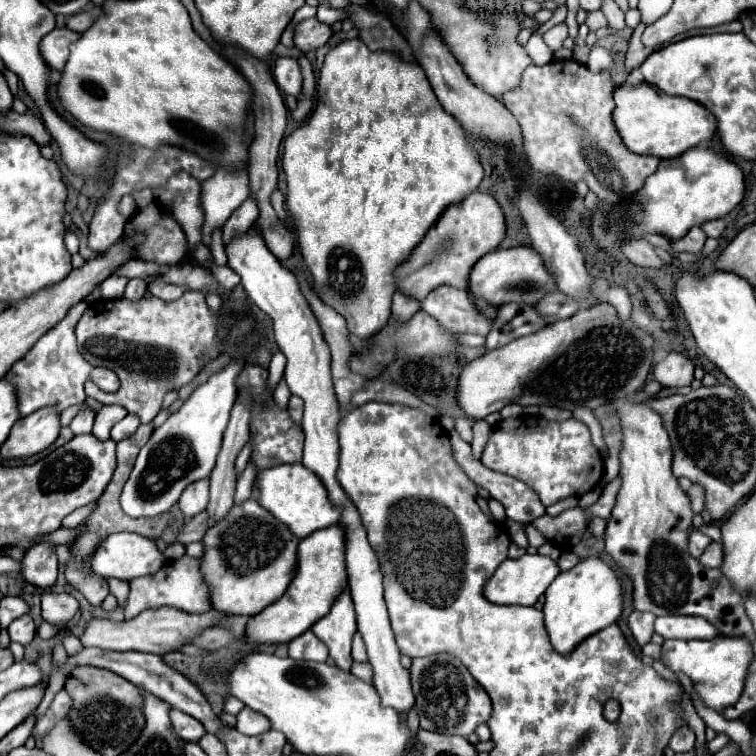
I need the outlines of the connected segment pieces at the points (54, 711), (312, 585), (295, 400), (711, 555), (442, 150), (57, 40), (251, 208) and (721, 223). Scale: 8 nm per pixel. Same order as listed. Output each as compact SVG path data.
M59 691L55 695L51 707L37 719L37 723L35 723L35 739L45 737L67 715L69 707L71 707L71 697L67 697L65 691Z
M339 525L319 529L309 537L301 539L297 547L297 569L293 581L289 583L281 599L267 605L259 615L249 617L245 627L245 643L251 649L257 649L261 645L289 643L303 631L311 629L311 625L319 617L327 615L333 597L337 597L347 583L343 557L345 557L343 529L339 529Z
M291 395L287 411L289 411L289 415L291 415L291 421L293 421L293 423L301 423L301 417L303 417L303 401L301 401L301 397Z
M711 543L707 551L699 557L699 561L707 567L721 567L723 565L723 545L721 543Z
M361 39L343 41L325 55L325 63L319 73L315 109L311 117L283 141L283 151L285 153L281 165L287 175L287 209L291 211L297 227L299 249L313 277L313 287L327 305L331 305L337 313L341 313L347 319L347 329L351 335L357 335L359 339L371 339L389 321L391 297L395 293L395 281L393 281L395 265L399 265L399 261L403 261L403 257L411 253L411 249L423 239L423 233L429 229L429 225L439 219L439 213L443 213L447 205L459 203L479 187L483 179L483 167L479 155L467 141L465 129L459 127L459 121L455 121L455 117L451 117L451 113L447 113L439 105L421 65L403 61L395 51L371 51Z
M57 27L47 33L41 41L41 55L51 69L63 69L69 57L69 45L77 41L81 33L71 31L69 27Z
M247 199L243 205L239 205L239 207L231 213L231 217L227 219L227 223L223 225L223 241L227 243L235 233L243 233L243 231L251 229L255 217L259 215L257 211L259 211L259 209L255 209L255 203L249 201L249 199Z
M715 219L715 221L707 221L707 223L703 223L703 227L701 227L709 237L721 237L723 235L723 231L727 229L727 221L725 219Z

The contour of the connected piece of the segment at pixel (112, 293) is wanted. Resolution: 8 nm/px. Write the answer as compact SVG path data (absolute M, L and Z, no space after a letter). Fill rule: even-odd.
M111 275L109 279L105 279L101 285L103 299L121 299L127 281L129 281L127 277L117 277L117 275Z

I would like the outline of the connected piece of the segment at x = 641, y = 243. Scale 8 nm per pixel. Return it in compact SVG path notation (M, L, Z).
M635 239L635 241L625 241L623 243L623 255L637 267L645 269L661 269L665 263L659 259L655 253L655 247L647 243L645 239Z

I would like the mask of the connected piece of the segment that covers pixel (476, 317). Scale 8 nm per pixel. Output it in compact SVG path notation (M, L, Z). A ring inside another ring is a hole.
M441 285L425 297L425 303L421 301L421 309L435 317L449 333L475 333L485 337L491 331L491 319L463 289Z

